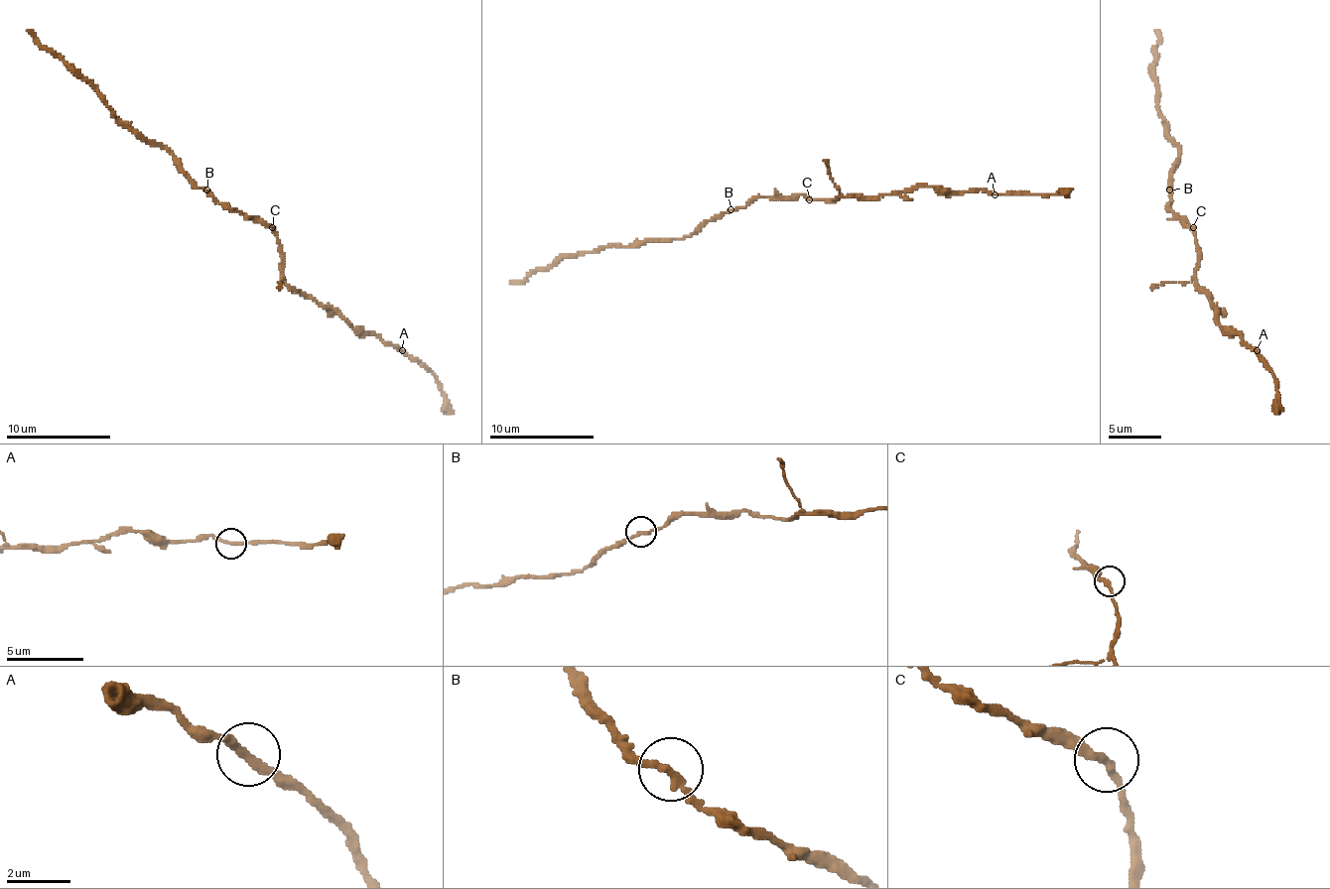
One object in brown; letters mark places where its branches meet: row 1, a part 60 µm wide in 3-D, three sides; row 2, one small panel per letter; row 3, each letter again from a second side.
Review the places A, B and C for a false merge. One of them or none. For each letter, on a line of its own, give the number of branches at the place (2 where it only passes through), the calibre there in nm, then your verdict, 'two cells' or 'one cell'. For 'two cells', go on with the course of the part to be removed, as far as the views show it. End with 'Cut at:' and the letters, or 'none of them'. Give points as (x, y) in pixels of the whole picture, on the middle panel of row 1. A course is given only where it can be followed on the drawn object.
A: branches 2; calibre 260 nm; one cell
B: branches 2; calibre 260 nm; one cell
C: branches 2; calibre 260 nm; one cell
Cut at: none of them

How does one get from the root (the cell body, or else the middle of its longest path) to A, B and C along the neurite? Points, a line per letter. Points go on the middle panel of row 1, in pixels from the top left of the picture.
A: (794, 196), (878, 196), (912, 191), (919, 187), (940, 187), (952, 191), (985, 189), (995, 194)
B: (794, 196), (760, 196), (745, 207), (731, 210)
C: (794, 196), (803, 194), (809, 199)

